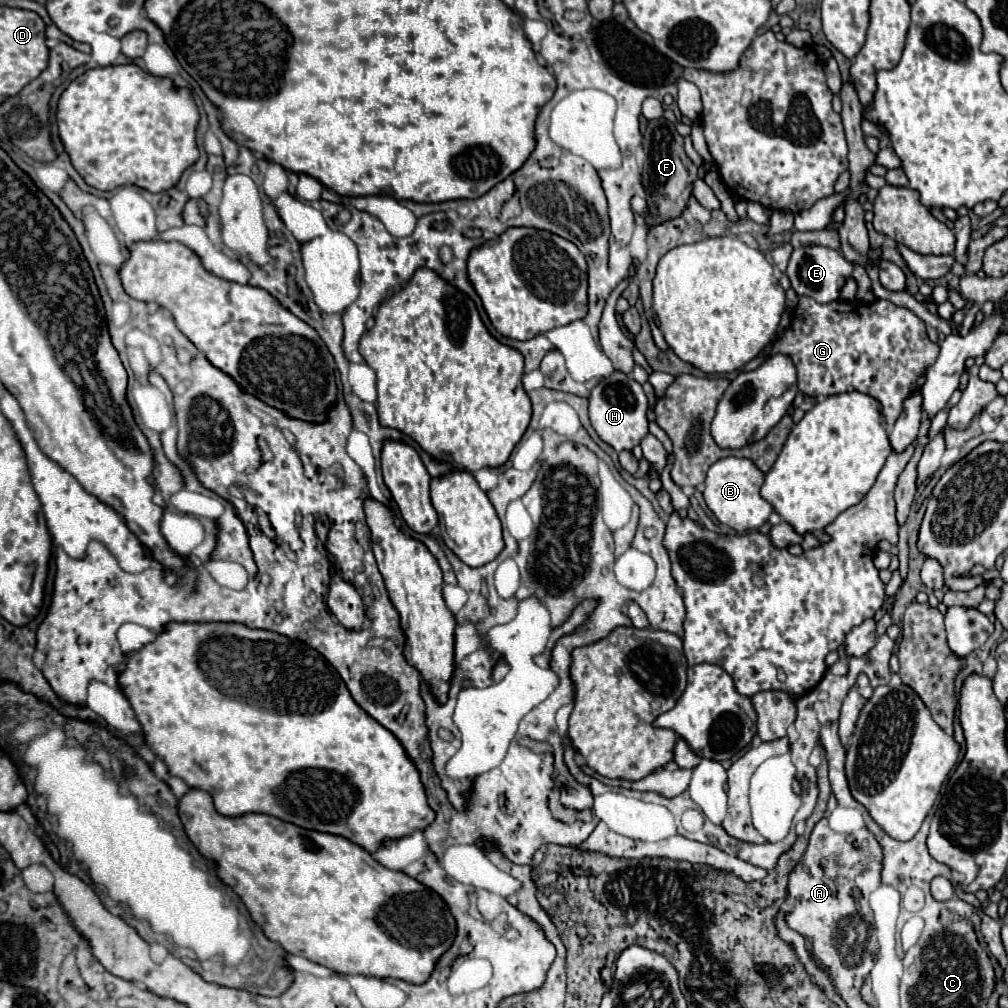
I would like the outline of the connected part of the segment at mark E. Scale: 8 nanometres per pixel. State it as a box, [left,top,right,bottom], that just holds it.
[786,246,852,304]

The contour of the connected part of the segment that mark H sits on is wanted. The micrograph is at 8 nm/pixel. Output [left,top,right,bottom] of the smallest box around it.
[588,372,648,452]

